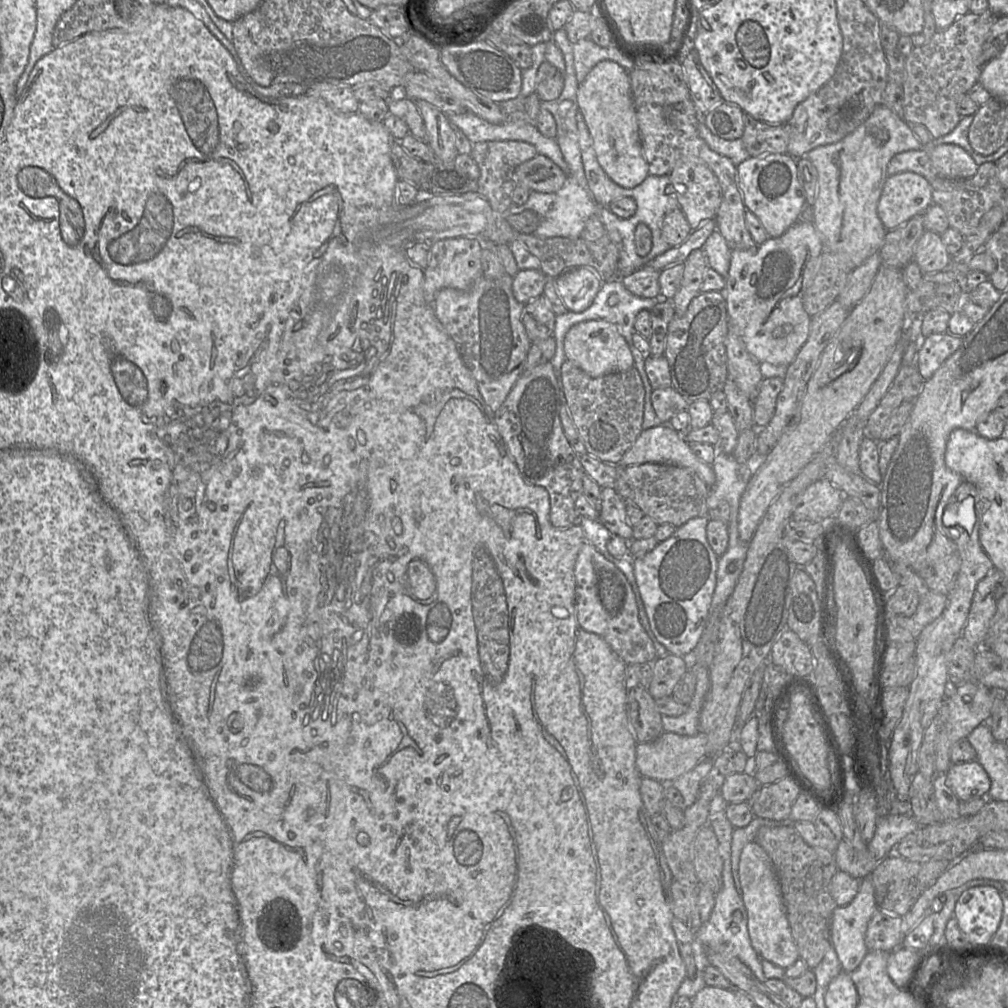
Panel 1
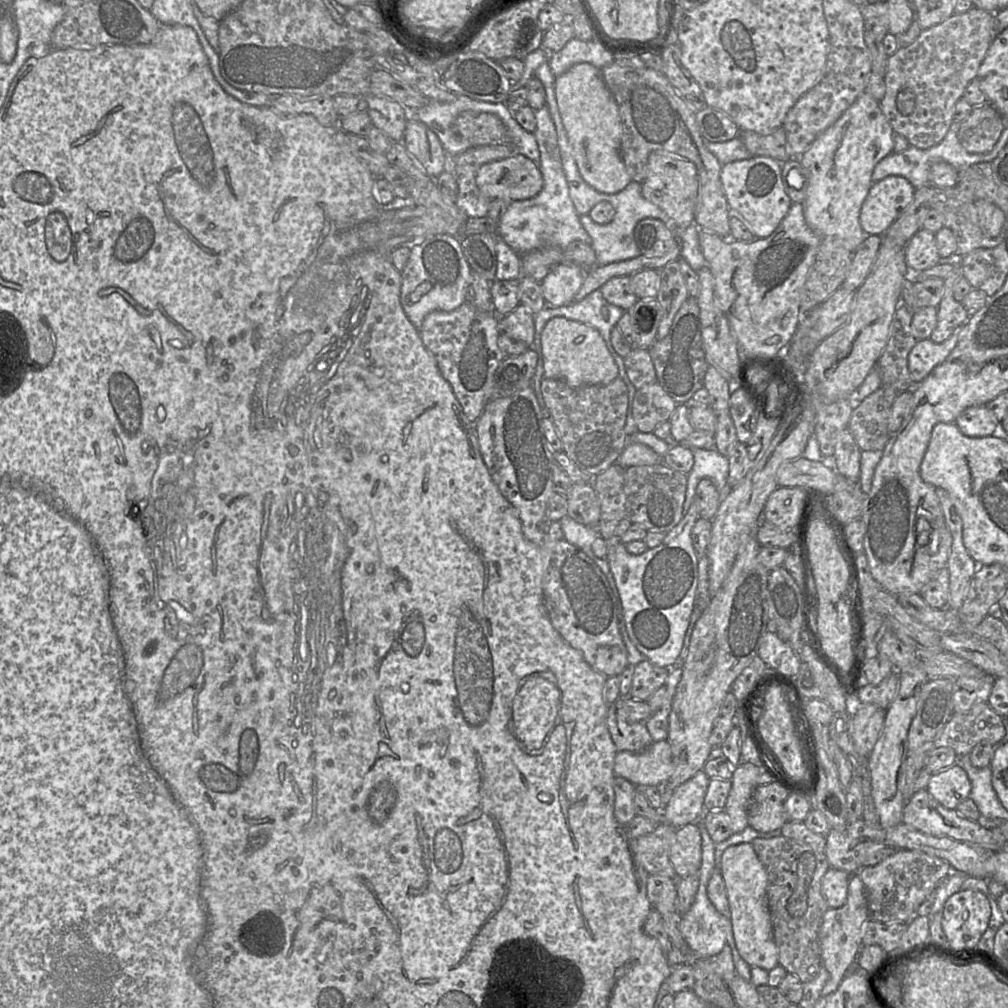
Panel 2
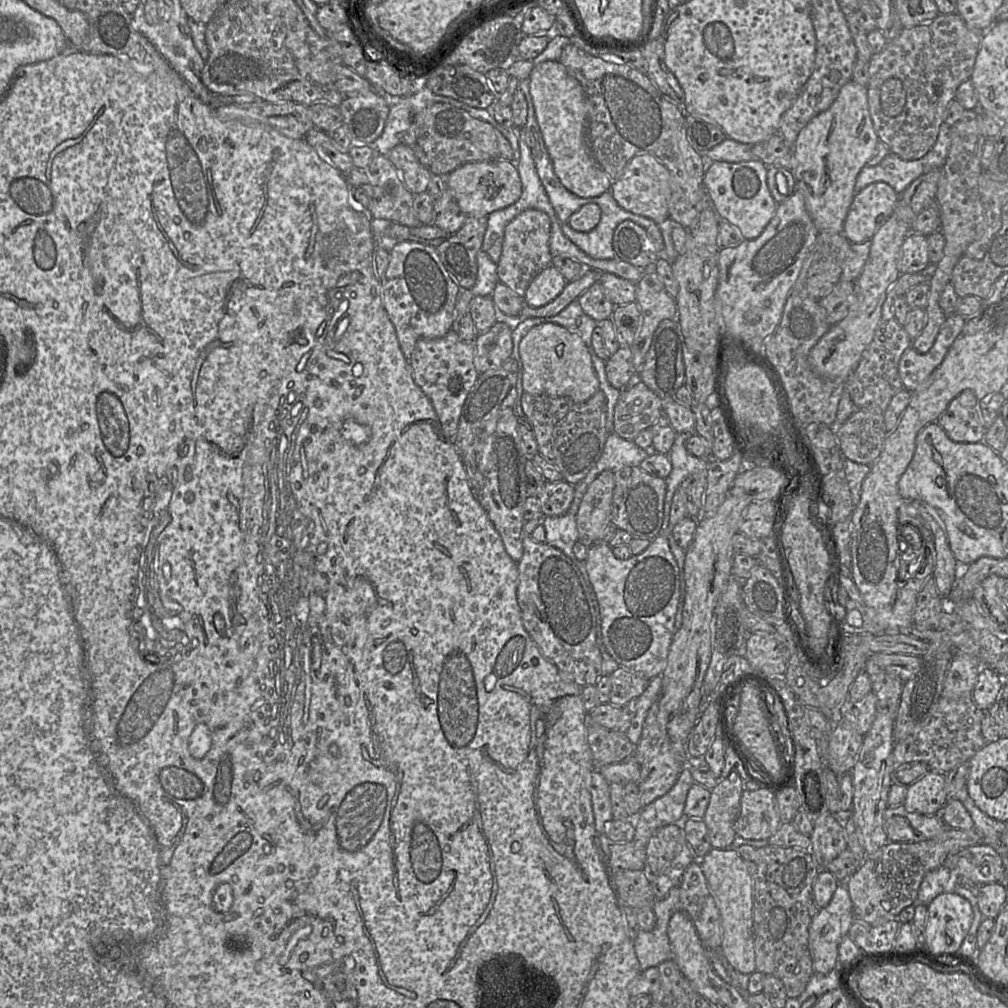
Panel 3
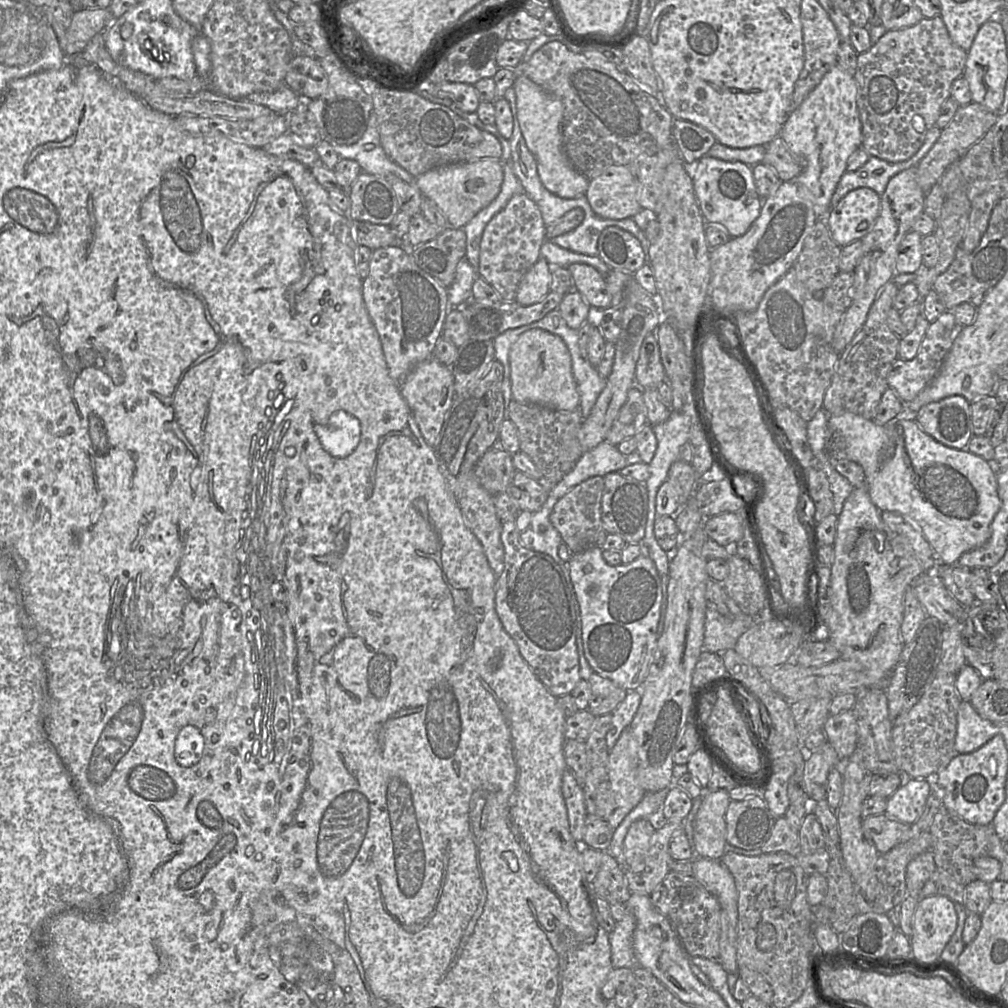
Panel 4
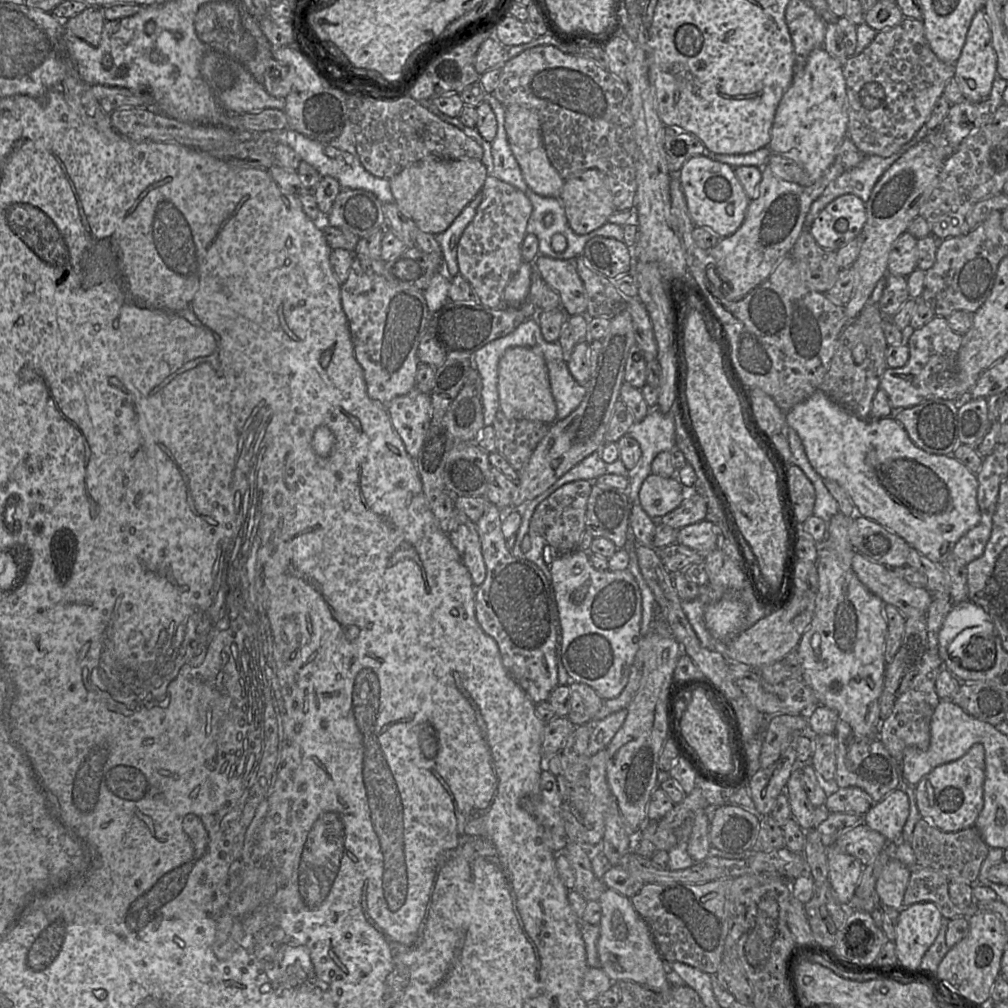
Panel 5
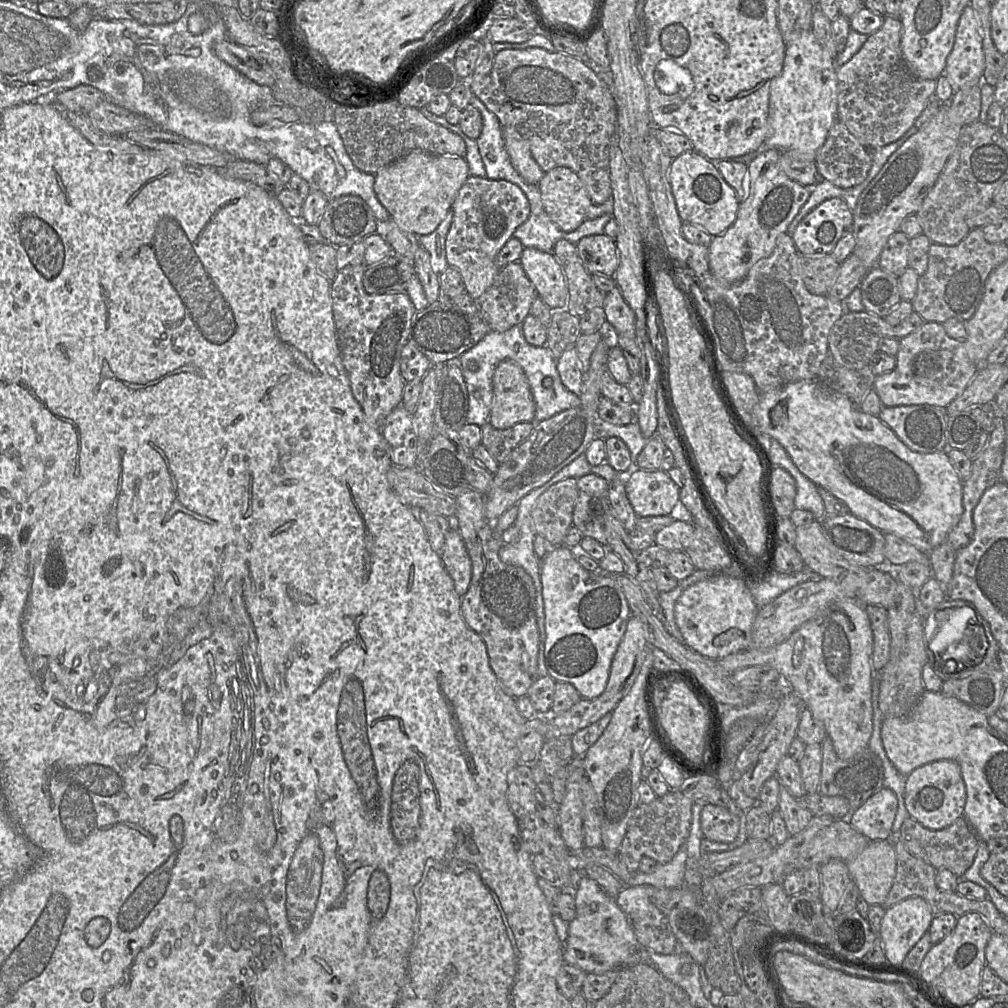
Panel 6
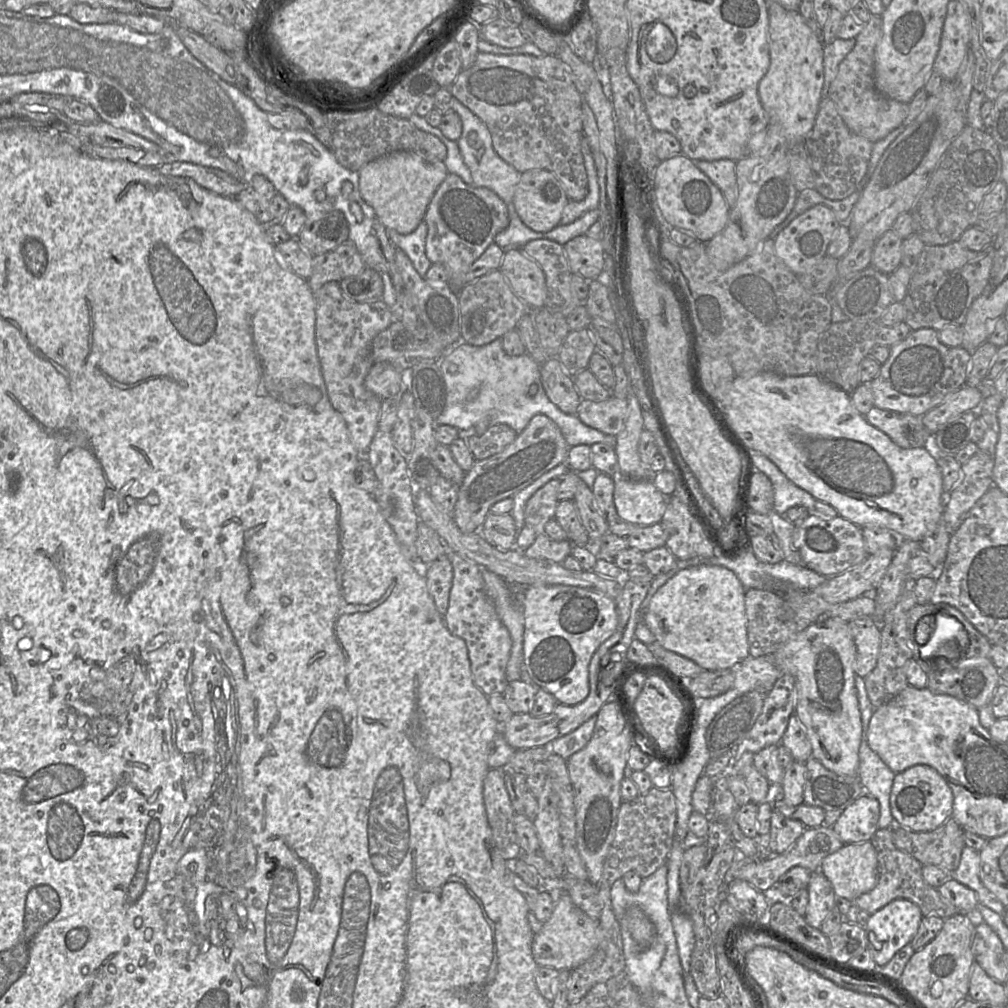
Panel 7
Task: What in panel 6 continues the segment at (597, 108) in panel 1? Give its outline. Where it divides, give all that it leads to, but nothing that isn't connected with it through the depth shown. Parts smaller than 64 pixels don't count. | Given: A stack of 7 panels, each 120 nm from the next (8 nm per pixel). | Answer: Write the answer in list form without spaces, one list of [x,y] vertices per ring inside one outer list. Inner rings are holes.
[[[512,127],[503,128],[503,137],[506,150],[515,169],[525,181],[538,185],[546,172],[533,158],[528,141]]]

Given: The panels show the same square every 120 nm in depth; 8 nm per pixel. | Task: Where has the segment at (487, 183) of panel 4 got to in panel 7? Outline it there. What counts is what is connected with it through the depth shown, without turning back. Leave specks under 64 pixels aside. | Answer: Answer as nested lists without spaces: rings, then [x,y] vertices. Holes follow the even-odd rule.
[[[401,150],[386,154],[364,165],[358,173],[360,195],[374,209],[377,220],[390,231],[402,234],[413,232],[423,223],[431,198],[449,174],[443,161],[429,159],[422,153],[411,150]]]

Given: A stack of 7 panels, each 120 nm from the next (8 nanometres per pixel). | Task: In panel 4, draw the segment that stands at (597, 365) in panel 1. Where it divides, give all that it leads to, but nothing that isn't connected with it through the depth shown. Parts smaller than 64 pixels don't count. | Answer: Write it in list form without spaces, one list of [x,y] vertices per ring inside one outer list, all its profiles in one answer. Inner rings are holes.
[[[534,328],[520,335],[509,352],[512,400],[530,402],[557,411],[572,411],[580,404],[572,357],[563,339],[551,332]]]

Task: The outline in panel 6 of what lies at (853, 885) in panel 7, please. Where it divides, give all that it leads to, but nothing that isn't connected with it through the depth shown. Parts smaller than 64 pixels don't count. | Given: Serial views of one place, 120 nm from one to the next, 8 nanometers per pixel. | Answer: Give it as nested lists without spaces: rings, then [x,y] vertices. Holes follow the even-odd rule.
[[[873,840],[853,859],[847,860],[852,882],[869,905],[882,905],[896,875],[896,853],[889,840]]]

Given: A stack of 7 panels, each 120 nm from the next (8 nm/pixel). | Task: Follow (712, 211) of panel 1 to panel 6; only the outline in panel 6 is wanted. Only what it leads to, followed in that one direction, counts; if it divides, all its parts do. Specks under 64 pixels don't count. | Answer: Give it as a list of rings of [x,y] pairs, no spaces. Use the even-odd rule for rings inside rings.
[[[600,162],[596,163],[595,171],[581,173],[583,176],[569,168],[557,167],[547,171],[538,183],[545,214],[564,232],[574,231],[586,221],[585,215],[590,207],[611,199],[610,169],[601,165]]]

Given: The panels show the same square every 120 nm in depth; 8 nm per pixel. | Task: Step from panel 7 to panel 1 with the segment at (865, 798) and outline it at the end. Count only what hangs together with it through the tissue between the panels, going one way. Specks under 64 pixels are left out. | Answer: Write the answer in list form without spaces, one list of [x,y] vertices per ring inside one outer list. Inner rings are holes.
[[[976,760],[953,764],[945,775],[946,784],[961,802],[984,797],[991,786],[987,772]]]

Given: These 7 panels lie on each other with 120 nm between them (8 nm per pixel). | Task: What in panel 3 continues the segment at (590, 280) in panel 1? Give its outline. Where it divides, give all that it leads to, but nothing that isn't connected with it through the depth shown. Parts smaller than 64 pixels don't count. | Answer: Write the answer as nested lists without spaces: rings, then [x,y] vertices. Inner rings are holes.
[[[551,264],[530,282],[523,295],[525,304],[529,307],[542,307],[553,301],[567,283],[562,273]]]

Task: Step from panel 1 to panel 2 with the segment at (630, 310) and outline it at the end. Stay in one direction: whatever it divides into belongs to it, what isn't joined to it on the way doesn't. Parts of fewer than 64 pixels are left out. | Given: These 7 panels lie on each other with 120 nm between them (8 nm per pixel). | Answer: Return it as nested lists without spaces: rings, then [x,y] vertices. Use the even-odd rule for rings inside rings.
[[[600,289],[594,290],[578,302],[562,307],[546,307],[534,315],[535,340],[532,348],[539,352],[540,334],[545,324],[553,318],[562,317],[581,322],[597,329],[609,343],[614,327],[626,310],[609,304]]]

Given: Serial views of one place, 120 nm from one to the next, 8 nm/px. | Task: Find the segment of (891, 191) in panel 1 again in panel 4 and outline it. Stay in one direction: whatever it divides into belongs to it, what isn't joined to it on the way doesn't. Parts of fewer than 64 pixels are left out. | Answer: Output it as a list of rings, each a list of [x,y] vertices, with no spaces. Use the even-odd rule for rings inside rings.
[[[867,187],[857,188],[831,208],[825,223],[833,240],[844,247],[872,231],[880,208],[879,194]]]

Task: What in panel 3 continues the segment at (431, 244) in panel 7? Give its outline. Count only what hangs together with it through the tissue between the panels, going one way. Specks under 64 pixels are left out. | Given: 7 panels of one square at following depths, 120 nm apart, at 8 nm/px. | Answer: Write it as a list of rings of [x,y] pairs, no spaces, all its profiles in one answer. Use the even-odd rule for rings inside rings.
[[[528,209],[516,216],[505,228],[502,252],[496,263],[499,282],[523,296],[533,278],[552,264],[550,252],[551,220],[536,209]]]

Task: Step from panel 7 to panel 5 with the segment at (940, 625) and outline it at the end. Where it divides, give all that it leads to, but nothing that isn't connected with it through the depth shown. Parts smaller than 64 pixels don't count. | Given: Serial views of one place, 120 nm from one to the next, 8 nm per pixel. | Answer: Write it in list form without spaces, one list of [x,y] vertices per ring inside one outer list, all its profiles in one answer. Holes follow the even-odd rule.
[[[969,600],[955,603],[939,631],[940,657],[946,656],[948,646],[962,645],[965,642],[962,634],[966,629],[985,625],[986,622],[993,622],[993,620],[982,607]]]

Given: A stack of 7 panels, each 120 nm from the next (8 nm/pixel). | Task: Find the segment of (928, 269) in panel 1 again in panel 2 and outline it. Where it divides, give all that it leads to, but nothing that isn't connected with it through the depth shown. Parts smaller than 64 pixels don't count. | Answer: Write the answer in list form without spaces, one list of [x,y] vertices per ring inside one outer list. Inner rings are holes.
[[[919,230],[904,247],[905,263],[908,270],[919,273],[940,264],[935,233]]]

